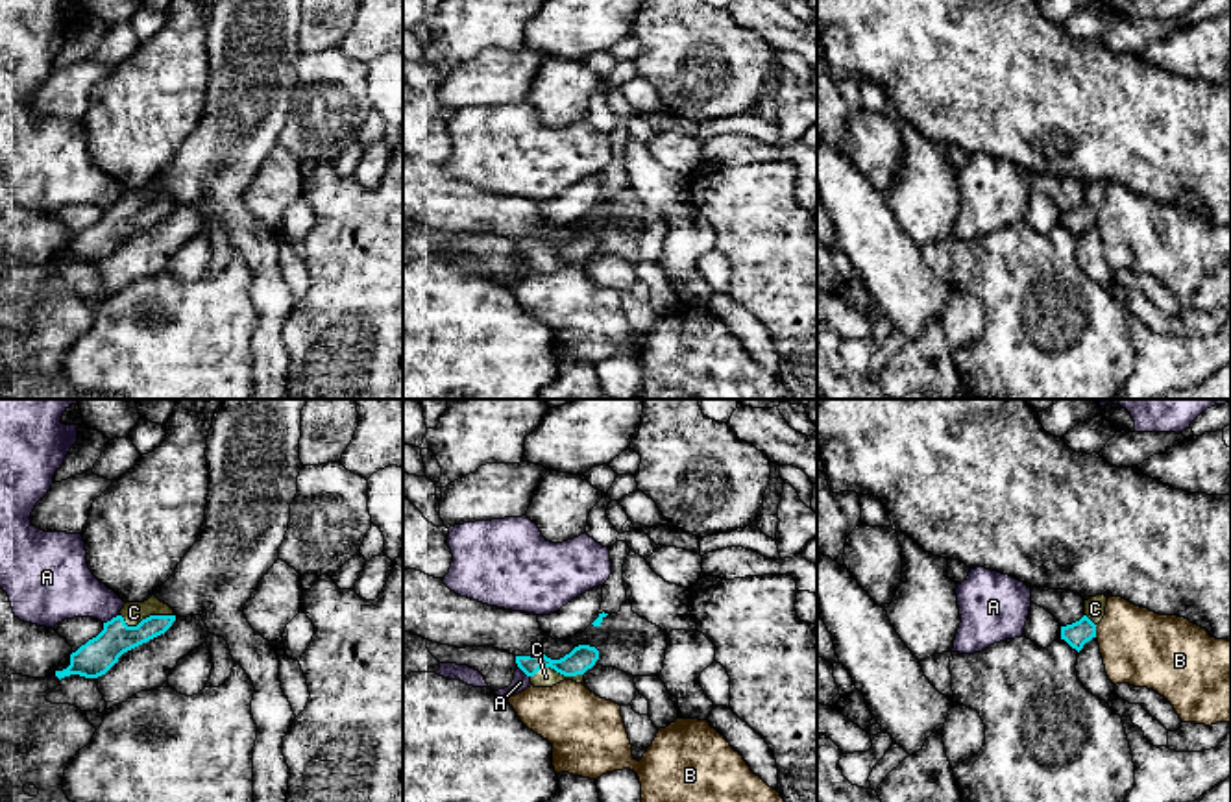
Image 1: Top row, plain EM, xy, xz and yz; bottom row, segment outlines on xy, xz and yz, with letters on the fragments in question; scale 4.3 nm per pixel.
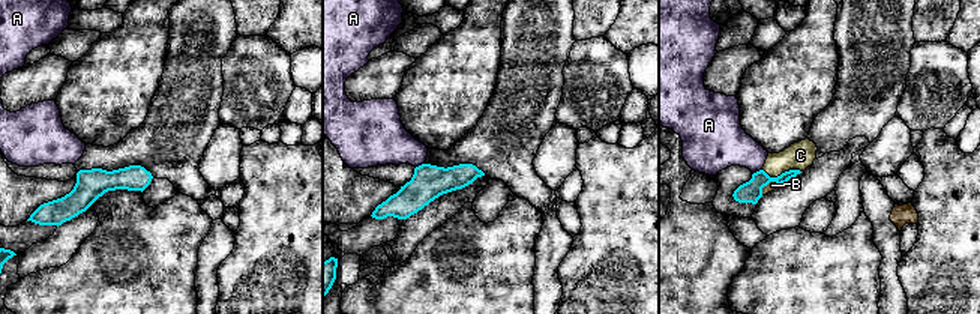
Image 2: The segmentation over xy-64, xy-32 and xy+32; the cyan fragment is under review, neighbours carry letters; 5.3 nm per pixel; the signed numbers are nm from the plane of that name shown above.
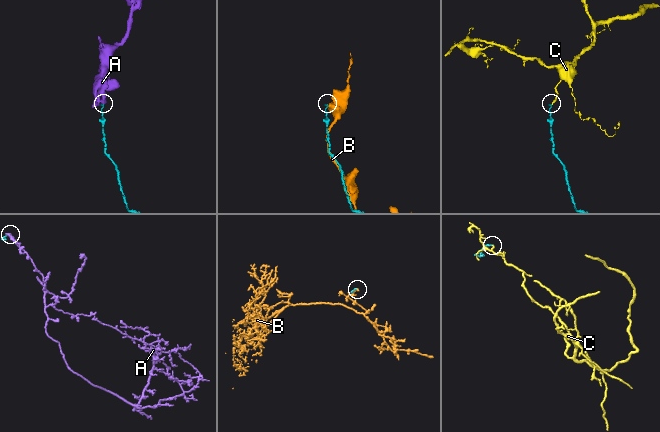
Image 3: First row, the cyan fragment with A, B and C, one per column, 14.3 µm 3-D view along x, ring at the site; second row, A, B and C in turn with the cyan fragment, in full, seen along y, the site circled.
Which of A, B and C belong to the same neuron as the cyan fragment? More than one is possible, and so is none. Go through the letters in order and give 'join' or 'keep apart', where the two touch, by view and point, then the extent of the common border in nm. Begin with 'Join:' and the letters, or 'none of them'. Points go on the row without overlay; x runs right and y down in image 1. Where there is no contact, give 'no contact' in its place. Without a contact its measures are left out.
Join: C
A: keep apart; contact xy (113, 204); length 80 nm
B: keep apart; contact yz (1095, 217); length 60 nm
C: join; contact xy (146, 204); length 240 nm

